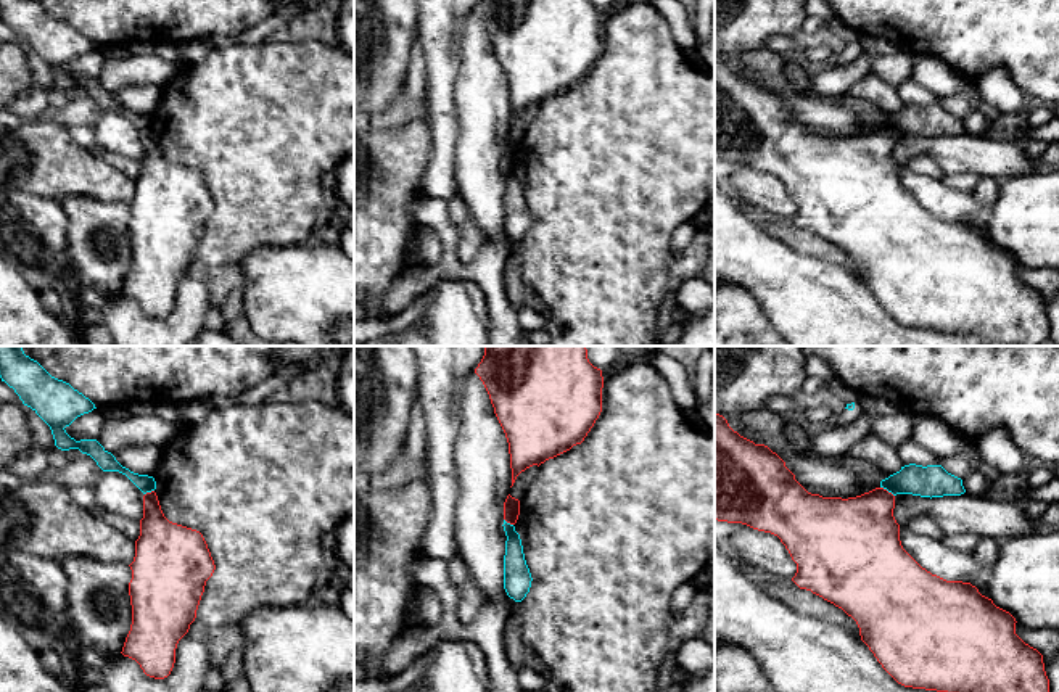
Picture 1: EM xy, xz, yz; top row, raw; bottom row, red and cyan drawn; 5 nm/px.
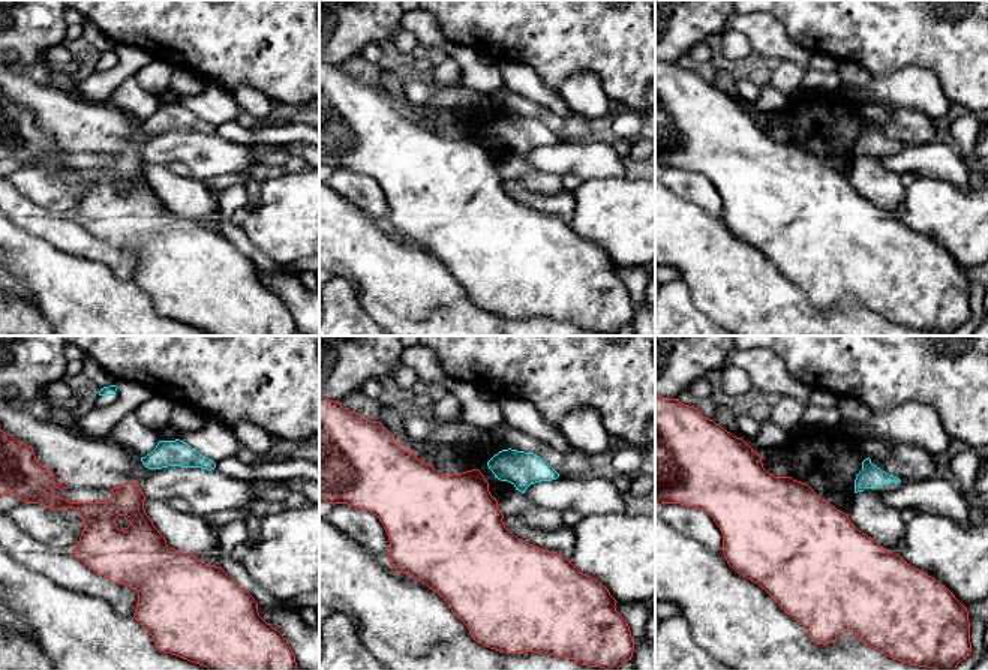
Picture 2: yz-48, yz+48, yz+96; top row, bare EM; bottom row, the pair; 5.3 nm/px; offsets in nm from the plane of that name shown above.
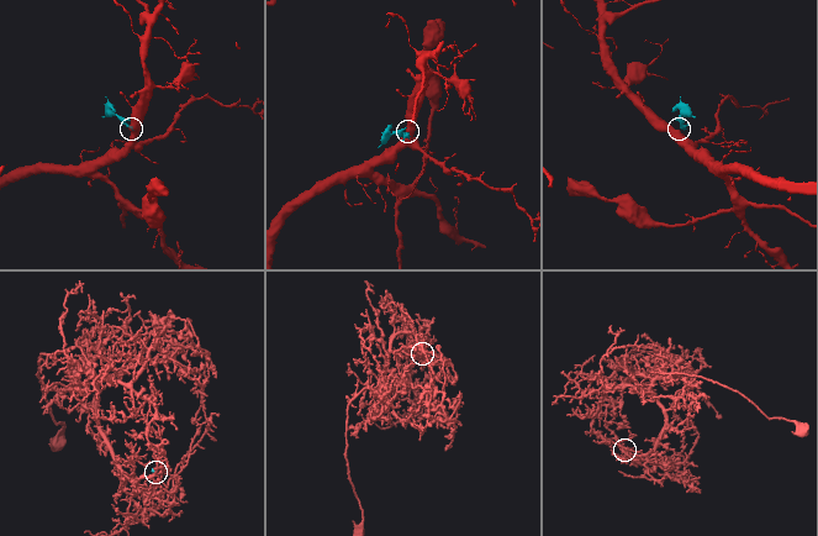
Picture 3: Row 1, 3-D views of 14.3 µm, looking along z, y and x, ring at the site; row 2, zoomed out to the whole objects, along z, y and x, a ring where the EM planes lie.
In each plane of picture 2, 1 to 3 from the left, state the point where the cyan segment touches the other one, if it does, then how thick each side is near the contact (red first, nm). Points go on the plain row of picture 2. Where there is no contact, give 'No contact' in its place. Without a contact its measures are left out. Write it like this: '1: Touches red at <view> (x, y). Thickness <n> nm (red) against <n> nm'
1: No contact
2: No contact
3: No contact

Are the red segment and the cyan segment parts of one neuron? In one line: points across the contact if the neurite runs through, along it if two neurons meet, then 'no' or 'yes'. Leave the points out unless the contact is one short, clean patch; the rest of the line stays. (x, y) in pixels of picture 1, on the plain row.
border yz (881, 126), (894, 135); no

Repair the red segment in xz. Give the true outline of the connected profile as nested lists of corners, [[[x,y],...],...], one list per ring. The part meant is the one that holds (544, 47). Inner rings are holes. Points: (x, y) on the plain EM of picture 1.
[[[481,0],[475,13],[483,21],[494,53],[505,72],[510,93],[512,126],[517,116],[573,85],[581,84],[602,51],[602,10],[589,0]]]

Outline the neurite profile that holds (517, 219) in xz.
[[[504,159],[505,195],[504,195],[504,229],[510,238],[521,241],[531,227],[531,212],[525,200],[520,174],[515,166]]]

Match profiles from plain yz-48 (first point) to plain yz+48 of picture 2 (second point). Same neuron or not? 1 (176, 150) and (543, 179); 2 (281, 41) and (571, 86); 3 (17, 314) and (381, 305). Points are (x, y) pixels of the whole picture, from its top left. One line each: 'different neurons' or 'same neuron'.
1: different neurons
2: different neurons
3: different neurons

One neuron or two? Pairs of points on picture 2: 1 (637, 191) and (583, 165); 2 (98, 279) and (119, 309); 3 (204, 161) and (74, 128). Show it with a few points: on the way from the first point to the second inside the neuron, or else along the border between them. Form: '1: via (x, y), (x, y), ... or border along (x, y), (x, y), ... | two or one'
1: border along (624, 177), (592, 177), (582, 182) | two
2: via (98, 287), (111, 302) | one
3: via (171, 147), (153, 147), (129, 132), (107, 129) | one

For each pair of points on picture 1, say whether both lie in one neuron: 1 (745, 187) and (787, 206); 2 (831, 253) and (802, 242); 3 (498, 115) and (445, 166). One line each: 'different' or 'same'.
1: same
2: same
3: different

